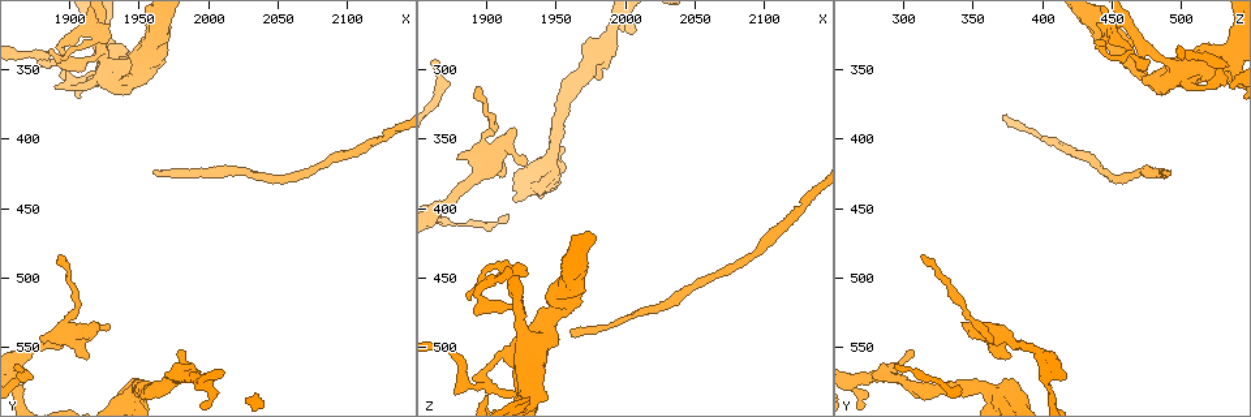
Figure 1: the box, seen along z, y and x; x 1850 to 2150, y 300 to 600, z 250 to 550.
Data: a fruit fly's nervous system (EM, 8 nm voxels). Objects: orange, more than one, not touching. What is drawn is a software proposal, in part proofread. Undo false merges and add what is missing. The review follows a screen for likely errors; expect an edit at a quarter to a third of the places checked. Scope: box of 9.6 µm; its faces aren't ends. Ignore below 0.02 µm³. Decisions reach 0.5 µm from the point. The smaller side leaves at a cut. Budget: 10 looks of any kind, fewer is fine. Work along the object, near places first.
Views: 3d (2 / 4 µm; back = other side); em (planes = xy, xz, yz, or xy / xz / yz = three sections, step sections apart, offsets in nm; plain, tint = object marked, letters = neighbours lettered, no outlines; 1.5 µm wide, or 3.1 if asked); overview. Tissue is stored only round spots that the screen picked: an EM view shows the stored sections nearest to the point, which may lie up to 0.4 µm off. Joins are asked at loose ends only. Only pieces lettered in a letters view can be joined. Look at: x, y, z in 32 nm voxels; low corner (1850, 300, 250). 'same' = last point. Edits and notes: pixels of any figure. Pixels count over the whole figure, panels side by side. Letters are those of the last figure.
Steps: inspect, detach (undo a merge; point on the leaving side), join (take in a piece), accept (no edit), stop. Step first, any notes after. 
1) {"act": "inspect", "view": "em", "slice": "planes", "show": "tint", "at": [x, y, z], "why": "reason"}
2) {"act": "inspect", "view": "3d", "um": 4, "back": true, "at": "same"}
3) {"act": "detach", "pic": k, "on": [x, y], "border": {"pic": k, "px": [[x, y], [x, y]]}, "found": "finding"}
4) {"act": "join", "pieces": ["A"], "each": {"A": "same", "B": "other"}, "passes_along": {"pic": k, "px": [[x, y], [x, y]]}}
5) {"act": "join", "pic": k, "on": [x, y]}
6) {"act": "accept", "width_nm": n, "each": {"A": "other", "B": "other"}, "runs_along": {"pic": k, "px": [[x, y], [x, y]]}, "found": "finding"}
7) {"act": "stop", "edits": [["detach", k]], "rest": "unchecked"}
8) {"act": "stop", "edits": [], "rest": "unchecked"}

{"act": "inspect", "view": "3d", "um": 2, "at": [1980, 552, 306], "why": "free end"}

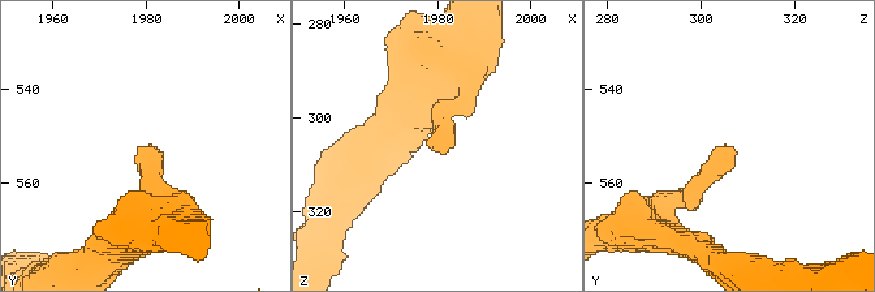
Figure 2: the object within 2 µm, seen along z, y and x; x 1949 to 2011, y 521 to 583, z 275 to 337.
{"act": "inspect", "view": "em", "slice": "planes", "show": "letters", "at": [1980, 553, 308]}

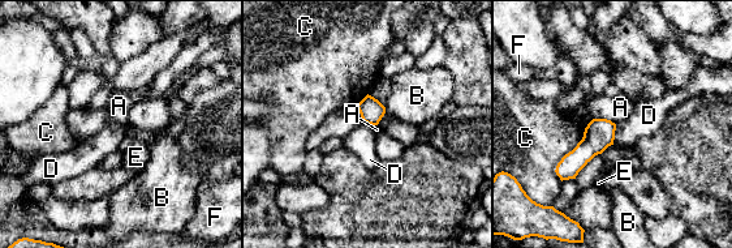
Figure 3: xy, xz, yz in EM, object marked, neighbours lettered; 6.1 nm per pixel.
{"act": "accept", "each": {"A": "other", "B": "other", "C": "other", "D": "other", "E": "other", "F": "other"}, "border": {"pic": 3, "px": [[616, 124], [612, 144]]}, "found": "none of them fits"}

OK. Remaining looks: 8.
{"act": "inspect", "view": "em", "slice": "xz", "step": 8, "show": "letters", "at": [1918, 534, 342], "why": "stops while still wide"}

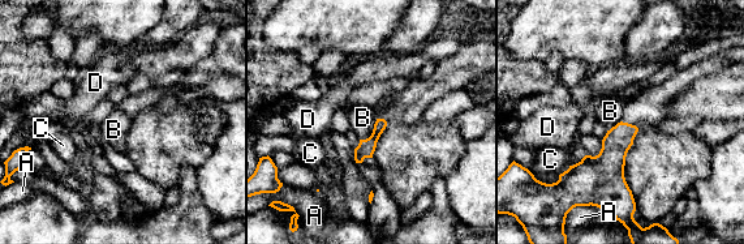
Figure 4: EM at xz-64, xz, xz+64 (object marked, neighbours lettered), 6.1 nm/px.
{"act": "inspect", "view": "em", "slice": "planes", "show": "letters", "at": "same", "why": "cut it another way"}

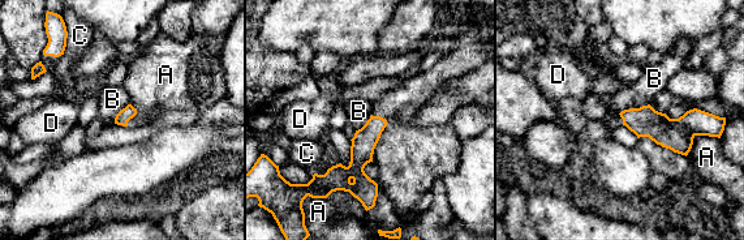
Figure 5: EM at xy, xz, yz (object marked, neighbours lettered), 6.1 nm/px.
{"act": "accept", "each": {"A": "other", "B": "other", "C": "other", "D": "other"}, "border": {"pic": 5, "px": [[649, 103], [624, 108], [619, 114]]}, "found": "no lettered piece goes on from it"}

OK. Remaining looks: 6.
{"act": "inspect", "view": "3d", "um": 4, "at": [1896, 484, 310], "why": "thin end"}

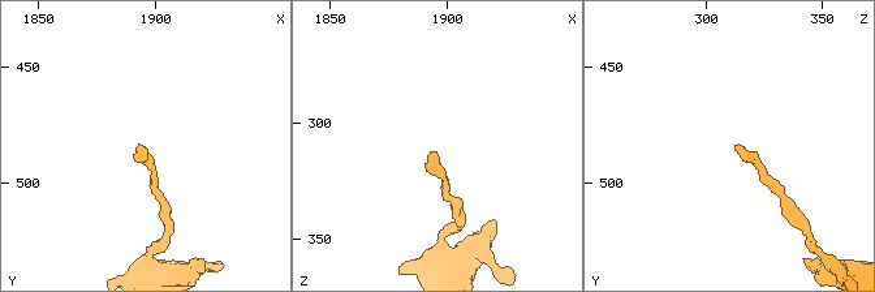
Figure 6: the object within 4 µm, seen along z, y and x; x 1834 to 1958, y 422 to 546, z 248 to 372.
{"act": "inspect", "view": "em", "slice": "planes", "show": "plain", "at": [1893, 484, 312]}

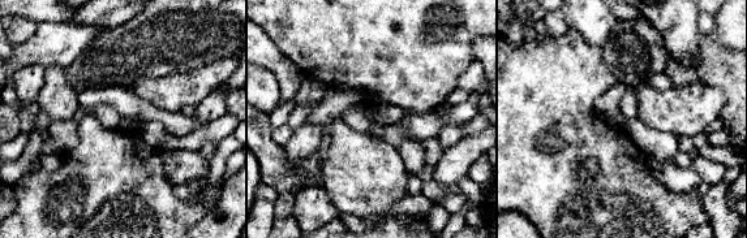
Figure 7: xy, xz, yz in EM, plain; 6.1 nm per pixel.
{"act": "inspect", "view": "em", "slice": "planes", "show": "letters", "at": "same", "why": "see the neighbours"}

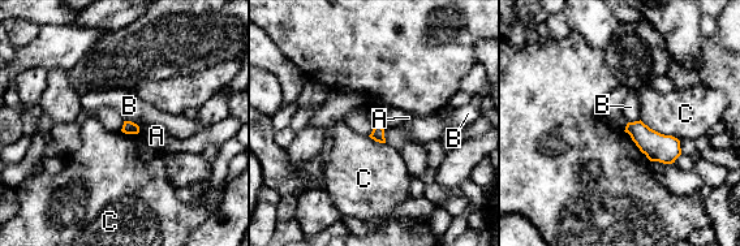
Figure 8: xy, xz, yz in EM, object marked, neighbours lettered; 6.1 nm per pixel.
{"act": "accept", "width_nm": 80, "each": {"A": "other", "B": "other", "C": "other"}, "border": {"pic": 8, "px": [[383, 128], [386, 142]]}, "found": "none of them fits"}

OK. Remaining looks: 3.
{"act": "inspect", "view": "3d", "um": 4, "at": [1872, 340, 500], "why": "narrows sharply"}

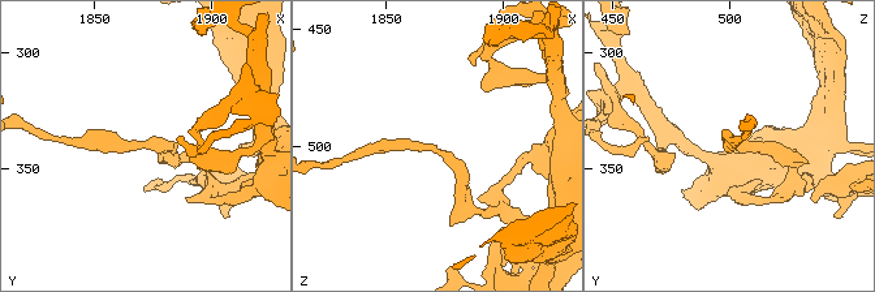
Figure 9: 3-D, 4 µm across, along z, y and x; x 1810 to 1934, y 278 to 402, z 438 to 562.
{"act": "inspect", "view": "em", "slice": "planes", "show": "letters", "at": [1870, 339, 502], "why": "shape alone is not enough"}

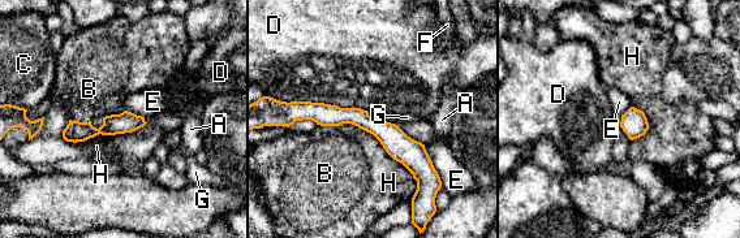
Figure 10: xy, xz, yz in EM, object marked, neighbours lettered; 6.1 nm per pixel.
{"act": "accept", "longest_contact_nm": ["H", 550], "each": {"A": "other", "B": "other", "C": "other", "D": "other", "E": "other", "F": "other", "G": "other", "H": "other"}, "found": "all the same neuron"}

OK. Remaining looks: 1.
{"act": "stop", "edits": [], "rest": "unchecked"}

